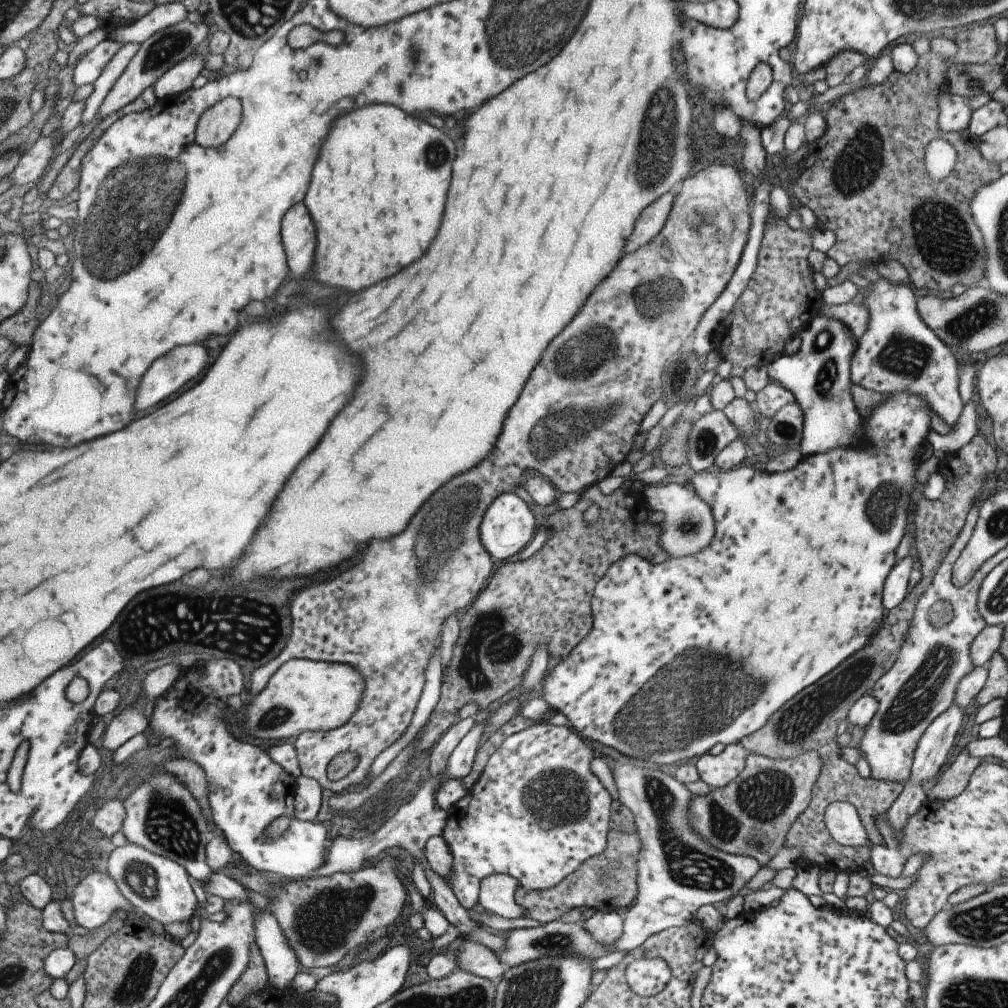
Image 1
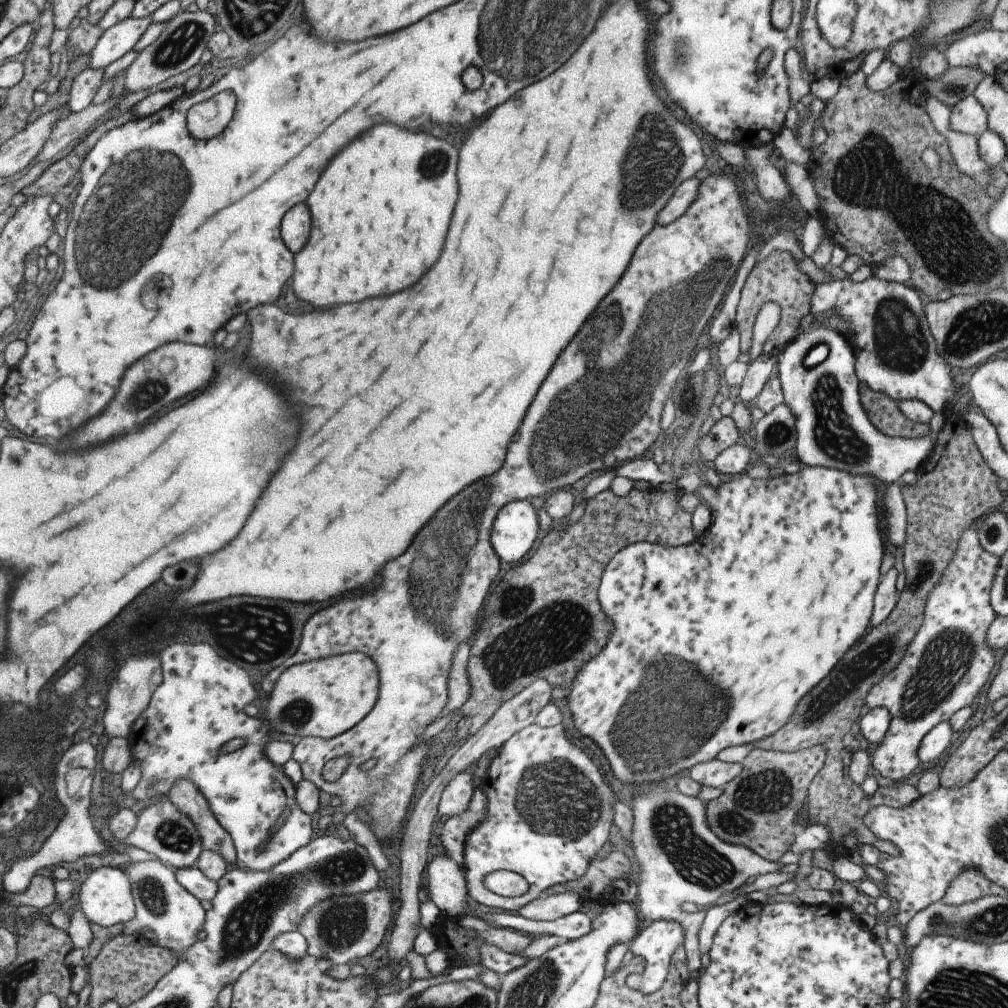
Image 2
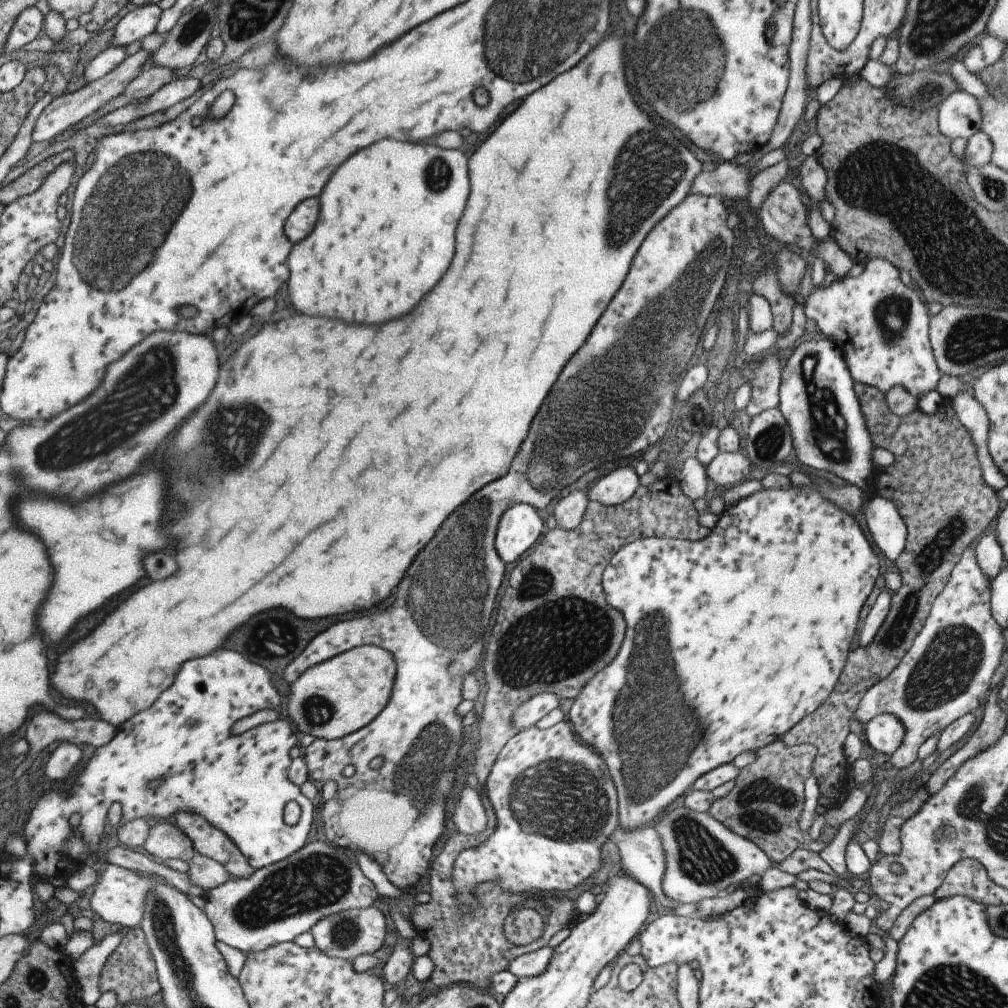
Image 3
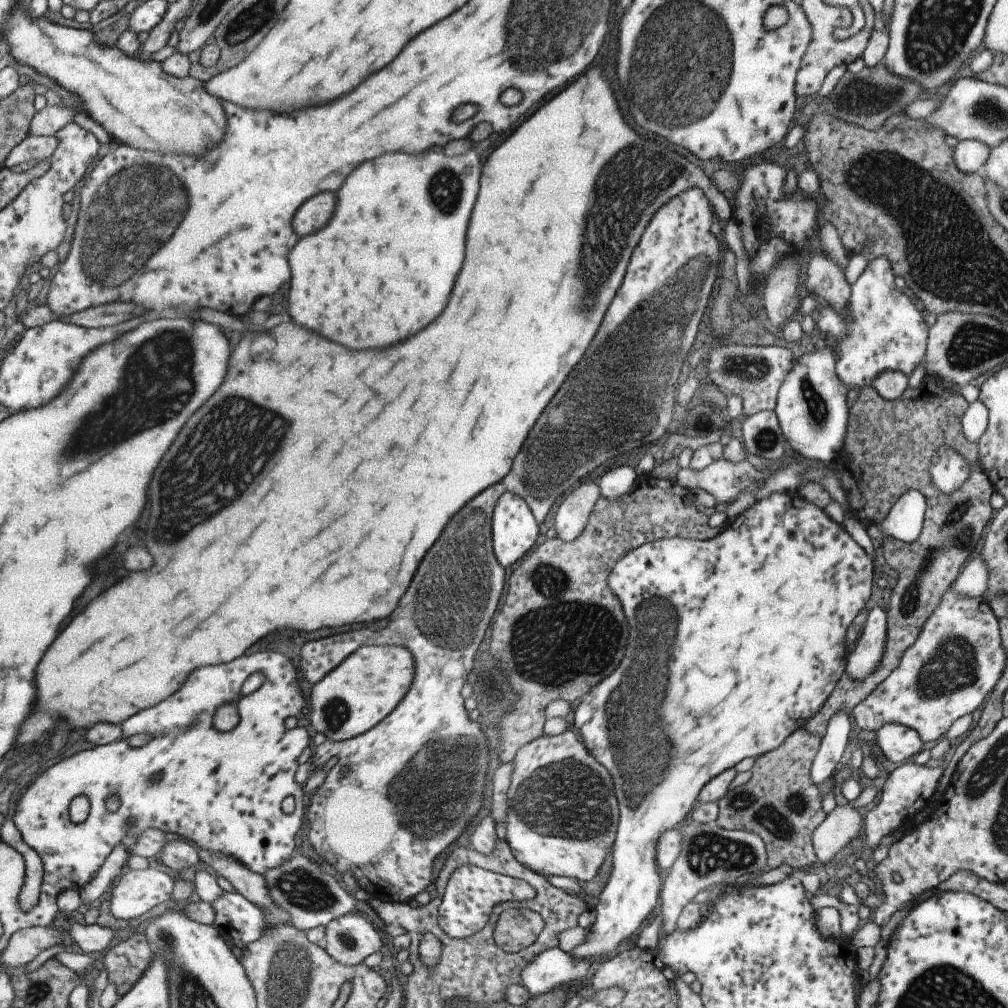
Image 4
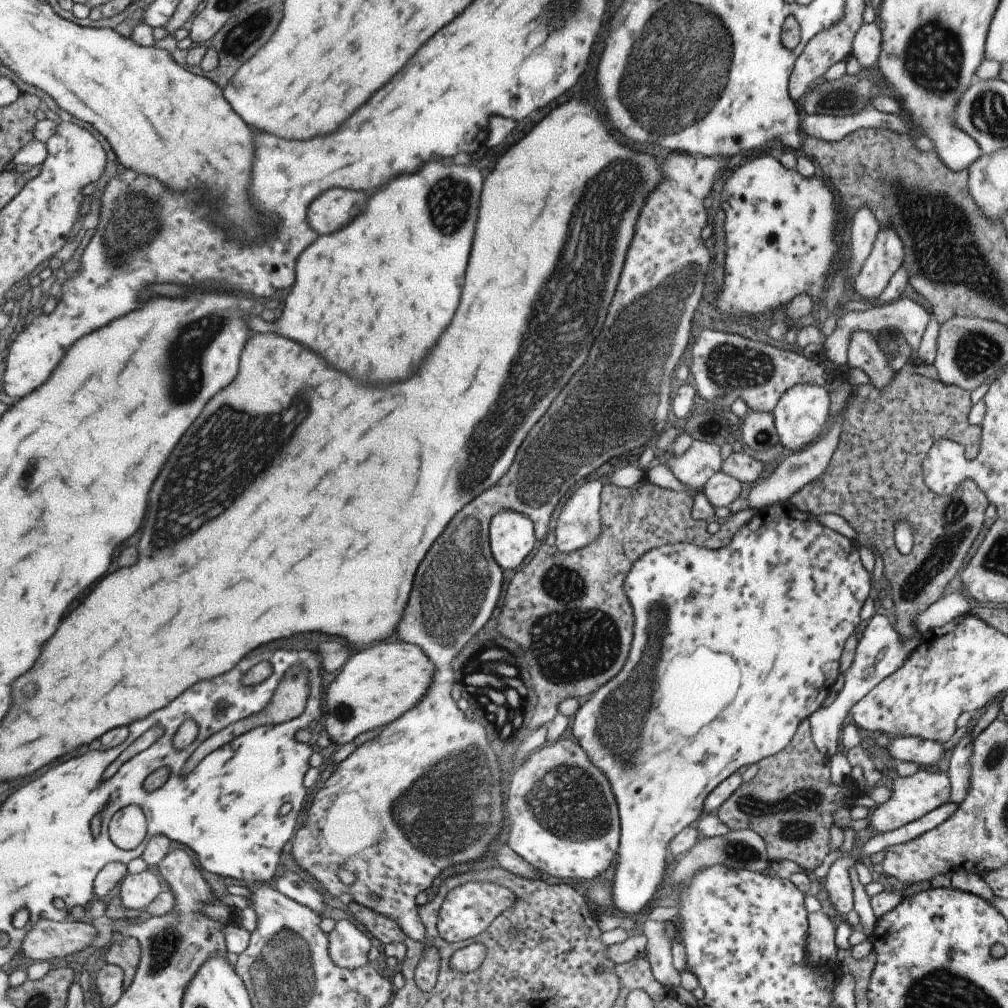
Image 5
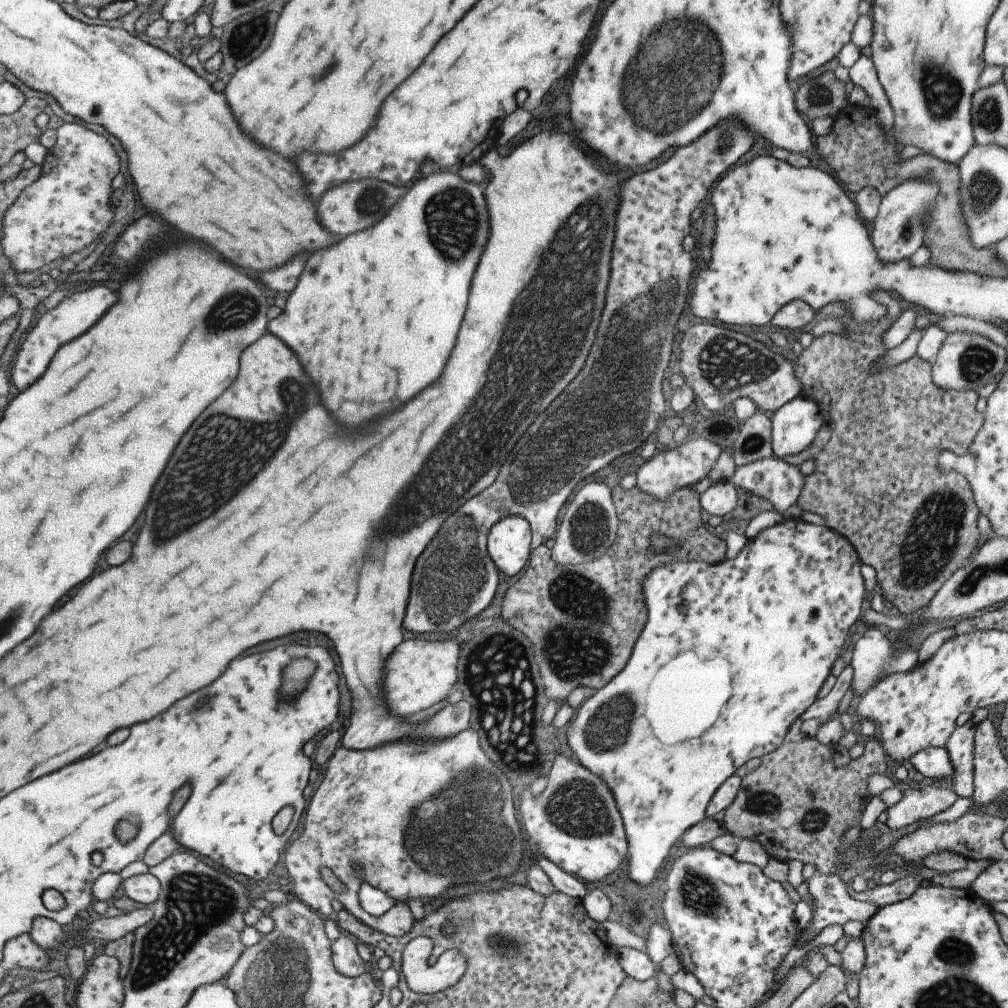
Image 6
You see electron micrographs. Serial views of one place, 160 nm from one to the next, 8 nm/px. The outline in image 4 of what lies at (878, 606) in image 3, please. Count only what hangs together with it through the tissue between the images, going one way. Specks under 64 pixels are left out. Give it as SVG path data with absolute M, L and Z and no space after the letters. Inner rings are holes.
M873 607L848 650L844 672L856 681L868 677L880 664L885 644L886 612L881 607Z

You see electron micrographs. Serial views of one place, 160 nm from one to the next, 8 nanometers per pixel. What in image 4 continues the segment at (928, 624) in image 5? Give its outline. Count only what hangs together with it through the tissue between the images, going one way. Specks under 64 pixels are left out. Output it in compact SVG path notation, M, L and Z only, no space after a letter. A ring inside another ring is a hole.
M980 554L967 566L962 566L960 573L952 580L950 588L959 597L981 597L986 589L987 569Z

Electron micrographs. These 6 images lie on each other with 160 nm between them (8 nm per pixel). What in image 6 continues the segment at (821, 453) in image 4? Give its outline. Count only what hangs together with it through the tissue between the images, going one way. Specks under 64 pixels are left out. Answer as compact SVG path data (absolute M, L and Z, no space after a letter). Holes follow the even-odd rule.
M802 393L785 402L770 421L772 457L793 456L813 441L824 418L821 407Z

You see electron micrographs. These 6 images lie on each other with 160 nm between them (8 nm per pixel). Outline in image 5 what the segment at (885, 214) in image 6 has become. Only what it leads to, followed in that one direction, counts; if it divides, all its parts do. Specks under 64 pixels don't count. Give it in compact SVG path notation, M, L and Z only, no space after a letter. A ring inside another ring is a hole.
M891 225L879 227L867 258L853 278L855 292L867 300L875 300L893 273L902 266L902 240Z

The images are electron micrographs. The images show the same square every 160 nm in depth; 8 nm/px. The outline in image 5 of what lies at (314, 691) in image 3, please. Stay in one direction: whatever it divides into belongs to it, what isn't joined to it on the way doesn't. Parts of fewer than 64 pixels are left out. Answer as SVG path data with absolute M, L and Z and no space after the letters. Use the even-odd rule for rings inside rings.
M379 641L351 653L326 692L324 727L331 745L344 745L361 732L385 726L415 708L433 676L434 662L411 643Z

